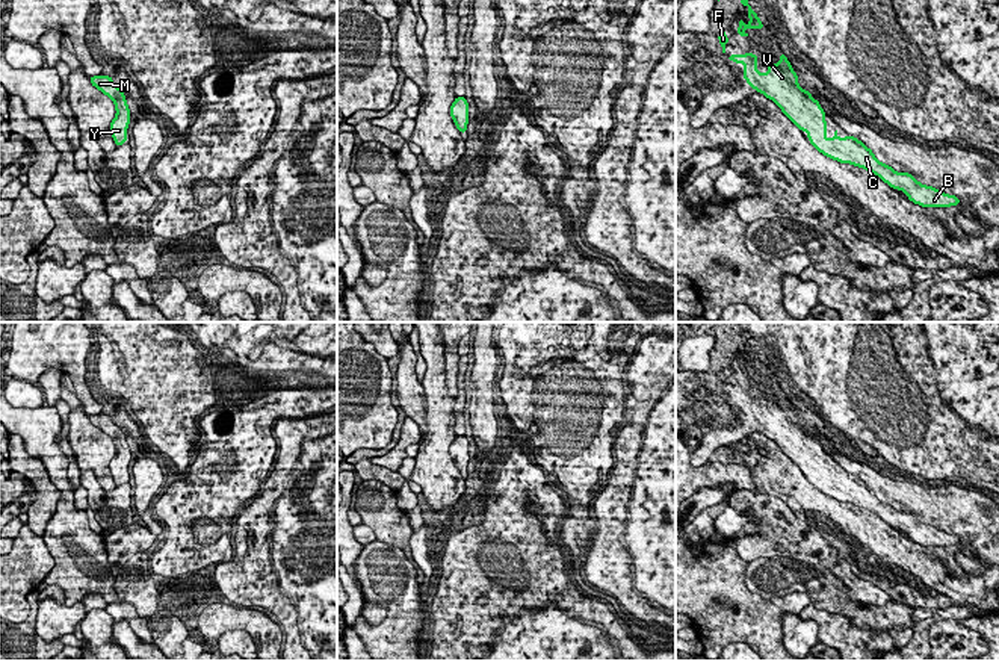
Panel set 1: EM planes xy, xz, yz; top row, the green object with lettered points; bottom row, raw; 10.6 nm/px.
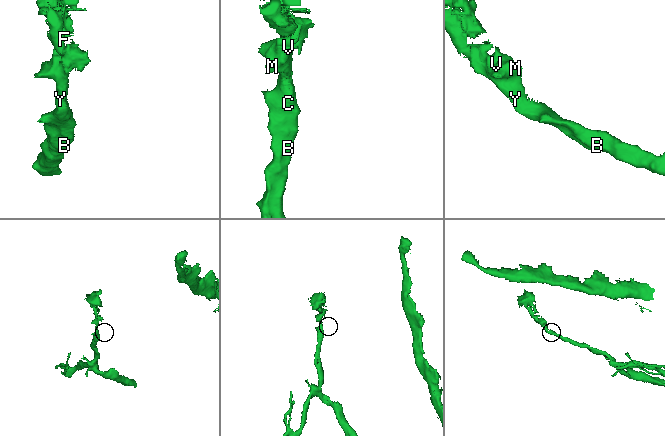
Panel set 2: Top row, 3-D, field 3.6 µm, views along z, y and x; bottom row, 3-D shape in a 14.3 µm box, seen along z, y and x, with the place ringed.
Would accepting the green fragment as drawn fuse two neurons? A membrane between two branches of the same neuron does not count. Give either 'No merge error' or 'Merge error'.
No merge error

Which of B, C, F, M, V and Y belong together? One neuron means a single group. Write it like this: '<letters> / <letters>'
B C F M V Y

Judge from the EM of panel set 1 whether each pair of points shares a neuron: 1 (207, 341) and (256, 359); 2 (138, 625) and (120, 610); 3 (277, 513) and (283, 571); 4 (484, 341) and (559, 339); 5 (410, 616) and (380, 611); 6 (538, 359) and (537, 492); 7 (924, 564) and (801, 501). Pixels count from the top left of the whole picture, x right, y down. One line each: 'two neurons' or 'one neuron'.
1: one neuron
2: one neuron
3: one neuron
4: two neurons
5: two neurons
6: two neurons
7: one neuron

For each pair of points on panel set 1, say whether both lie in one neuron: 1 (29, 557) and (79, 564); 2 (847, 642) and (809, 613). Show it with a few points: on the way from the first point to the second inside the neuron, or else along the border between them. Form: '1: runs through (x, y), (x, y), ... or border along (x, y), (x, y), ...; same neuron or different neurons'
1: border along (41, 537), (53, 560), (53, 569), (44, 581); different neurons
2: runs through (838, 633), (818, 616); same neuron

